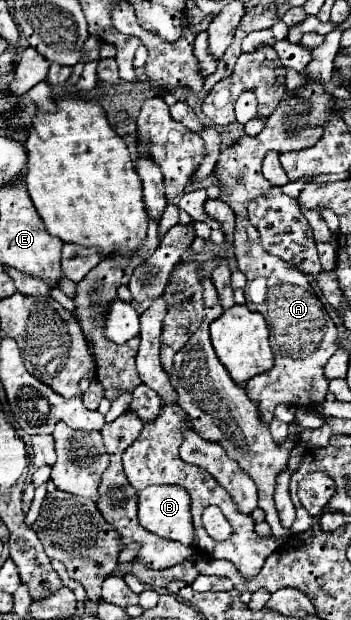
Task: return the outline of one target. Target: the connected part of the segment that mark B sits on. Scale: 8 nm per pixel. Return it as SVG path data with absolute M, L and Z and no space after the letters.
M154 485L138 493L138 519L144 529L160 537L190 545L194 541L194 525L190 515L190 495L178 485Z

